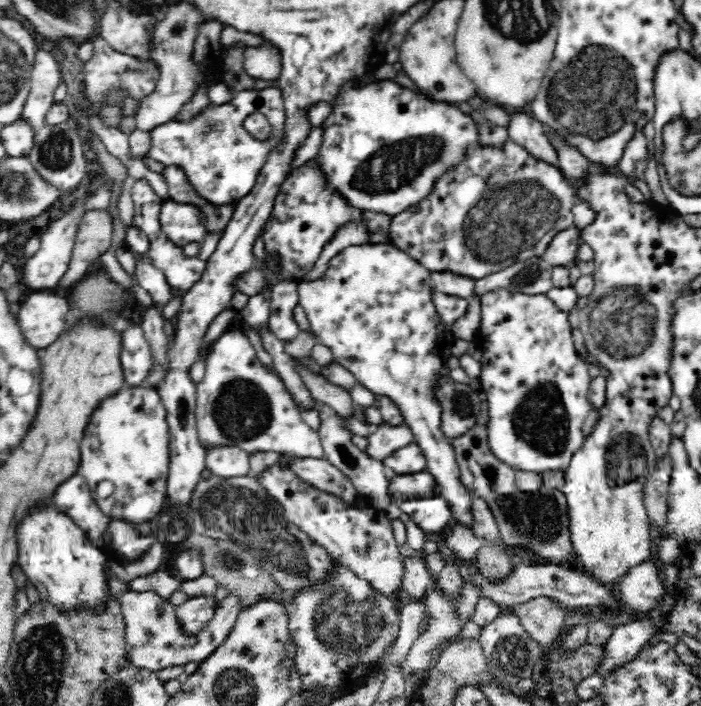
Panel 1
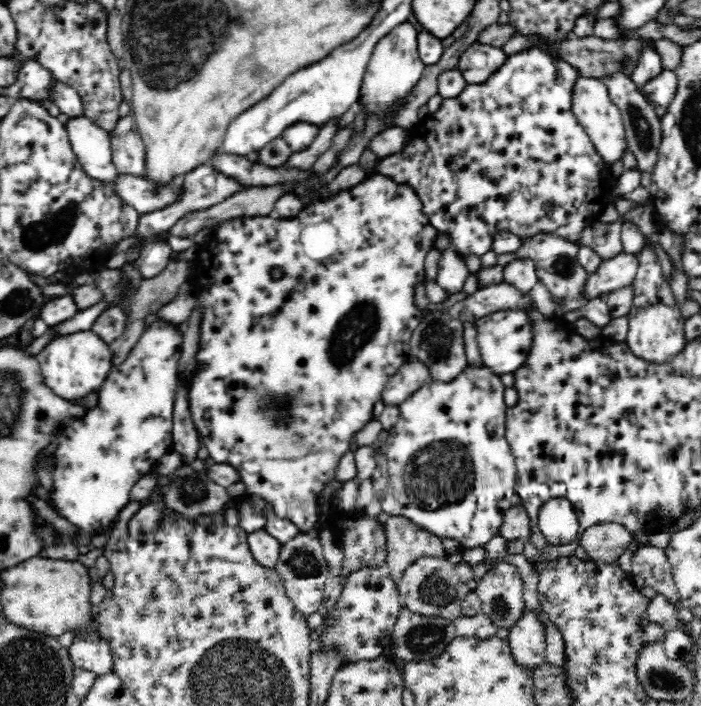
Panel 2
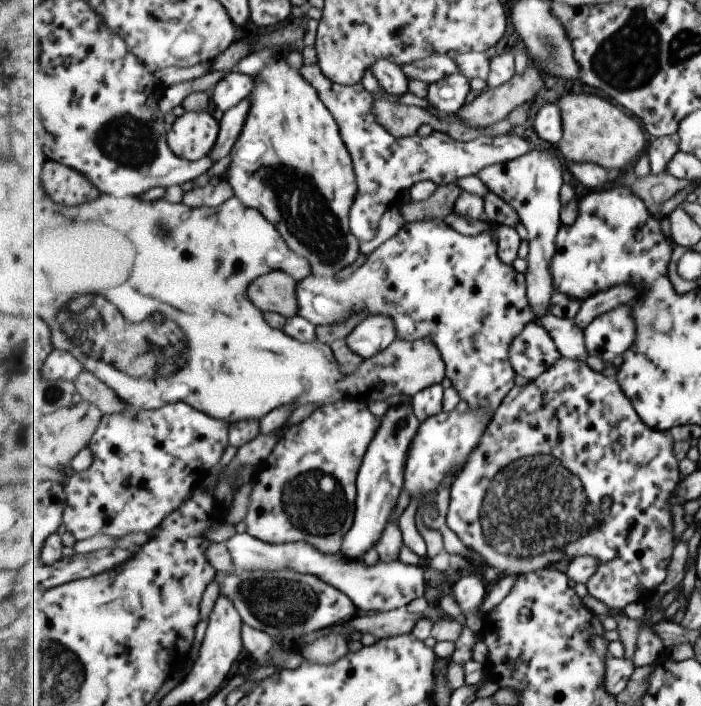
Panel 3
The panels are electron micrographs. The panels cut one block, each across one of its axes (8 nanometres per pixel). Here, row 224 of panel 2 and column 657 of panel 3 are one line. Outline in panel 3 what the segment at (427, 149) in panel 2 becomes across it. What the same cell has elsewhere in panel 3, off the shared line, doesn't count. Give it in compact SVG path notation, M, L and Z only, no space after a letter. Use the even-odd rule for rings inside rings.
M561 356L561 358L559 358L559 360L557 360L547 372L543 372L543 374L541 374L536 380L529 381L528 384L521 388L515 386L514 390L511 390L510 394L505 400L503 400L501 406L497 408L495 418L493 419L493 422L491 422L491 426L489 426L489 430L487 430L483 442L477 446L477 450L471 454L471 458L469 458L465 470L457 474L450 486L450 507L448 508L446 523L468 550L473 551L486 565L501 570L503 575L515 574L517 576L523 576L523 574L529 574L550 568L553 564L557 564L557 562L561 562L561 560L565 560L565 558L575 560L575 558L579 558L579 556L595 556L595 558L599 558L599 570L595 572L593 578L591 578L586 584L588 593L591 596L598 601L601 601L601 603L605 604L609 609L617 611L623 611L623 608L627 608L631 603L642 603L646 605L647 602L649 602L649 599L653 598L657 590L659 590L659 586L667 580L667 576L669 576L669 566L671 566L671 560L673 560L673 552L676 545L675 534L673 534L673 514L671 514L673 504L671 504L671 496L675 494L677 486L680 486L683 476L679 472L679 460L677 460L677 456L675 456L675 452L673 452L674 442L675 440L669 432L665 433L659 432L659 430L653 430L653 428L651 428L651 426L639 416L639 412L635 410L634 402L627 398L623 393L623 388L619 385L619 382L616 379L611 379L603 373L595 372L595 370L593 370L589 364L586 364L586 362L575 361Z

